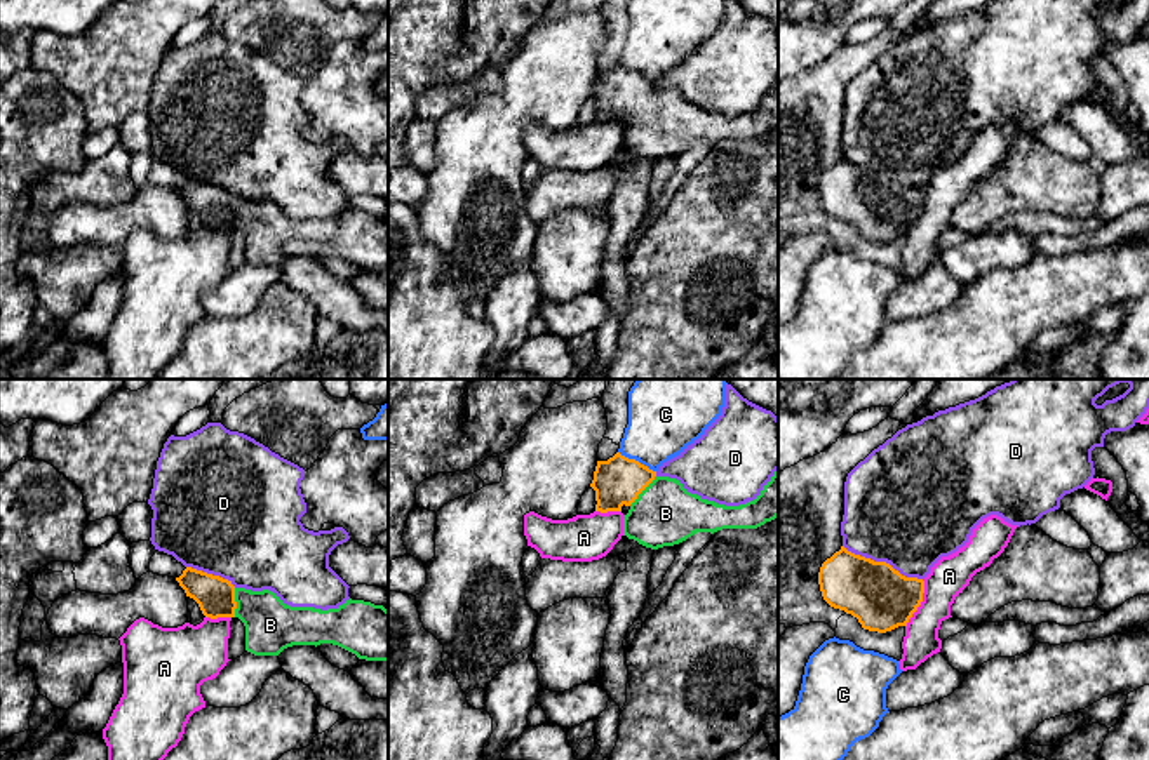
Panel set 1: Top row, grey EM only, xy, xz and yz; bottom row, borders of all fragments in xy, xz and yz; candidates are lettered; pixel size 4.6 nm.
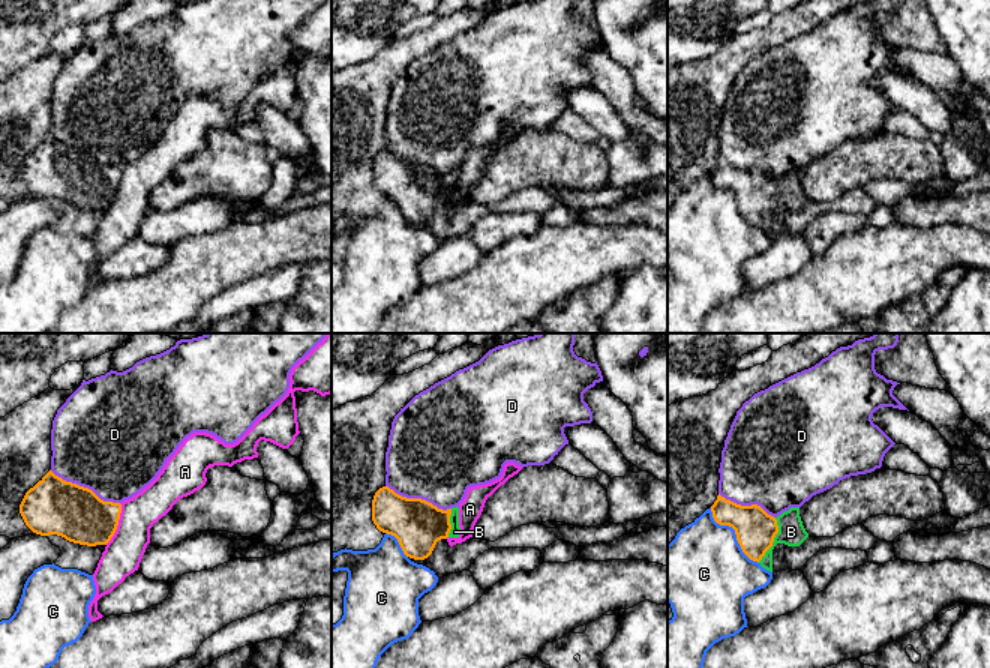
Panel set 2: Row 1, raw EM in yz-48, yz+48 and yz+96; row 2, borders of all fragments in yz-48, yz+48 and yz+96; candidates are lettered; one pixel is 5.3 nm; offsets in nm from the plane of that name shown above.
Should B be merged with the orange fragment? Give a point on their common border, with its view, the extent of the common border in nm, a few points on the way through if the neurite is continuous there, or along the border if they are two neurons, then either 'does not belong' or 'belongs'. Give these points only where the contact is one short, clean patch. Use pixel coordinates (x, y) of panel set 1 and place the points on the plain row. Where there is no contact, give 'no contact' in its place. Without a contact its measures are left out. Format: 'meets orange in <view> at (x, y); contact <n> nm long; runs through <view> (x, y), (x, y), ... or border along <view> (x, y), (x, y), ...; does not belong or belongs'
meets orange in xz at (643, 100); contact 190 nm long; runs through xz (618, 91), (643, 100), (665, 124); belongs

